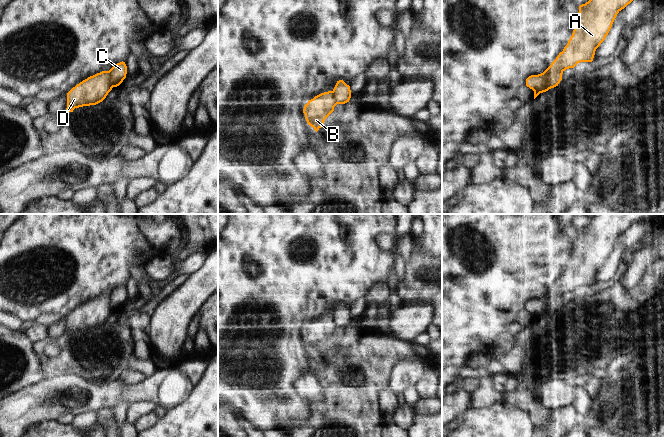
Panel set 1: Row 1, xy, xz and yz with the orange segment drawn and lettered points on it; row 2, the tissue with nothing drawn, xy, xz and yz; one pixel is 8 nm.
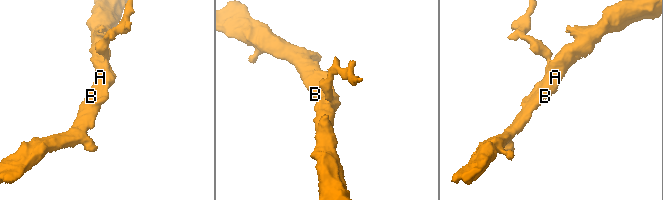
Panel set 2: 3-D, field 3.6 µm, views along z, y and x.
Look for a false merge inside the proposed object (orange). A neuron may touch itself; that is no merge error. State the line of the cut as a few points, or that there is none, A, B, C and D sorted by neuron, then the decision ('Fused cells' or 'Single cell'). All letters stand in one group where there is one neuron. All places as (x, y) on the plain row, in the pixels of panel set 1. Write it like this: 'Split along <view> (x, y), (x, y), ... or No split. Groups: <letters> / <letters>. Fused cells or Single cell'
Split along yz (551, 289), (551, 292), (545, 299), (543, 310), (534, 316). Groups: A B D / C. Fused cells.

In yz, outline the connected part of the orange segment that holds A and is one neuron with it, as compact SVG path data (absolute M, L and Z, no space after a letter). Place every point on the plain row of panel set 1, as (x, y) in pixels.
M598 214L590 224L579 230L576 240L576 251L563 275L551 287L549 296L545 299L543 312L534 316L534 323L543 316L558 310L566 293L574 292L580 286L592 286L596 273L605 264L617 238L642 218L654 219L657 214Z

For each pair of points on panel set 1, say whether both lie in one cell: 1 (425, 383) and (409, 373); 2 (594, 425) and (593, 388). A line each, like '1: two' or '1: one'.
1: two
2: two

